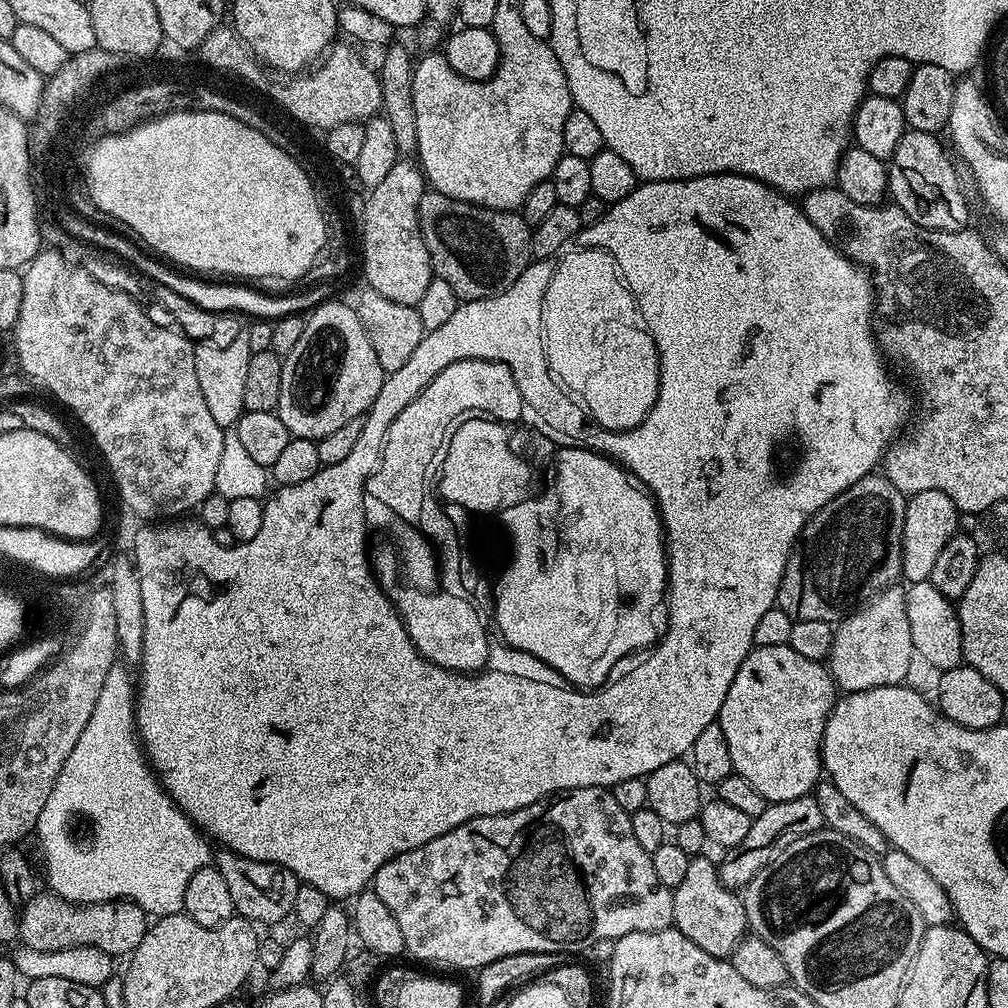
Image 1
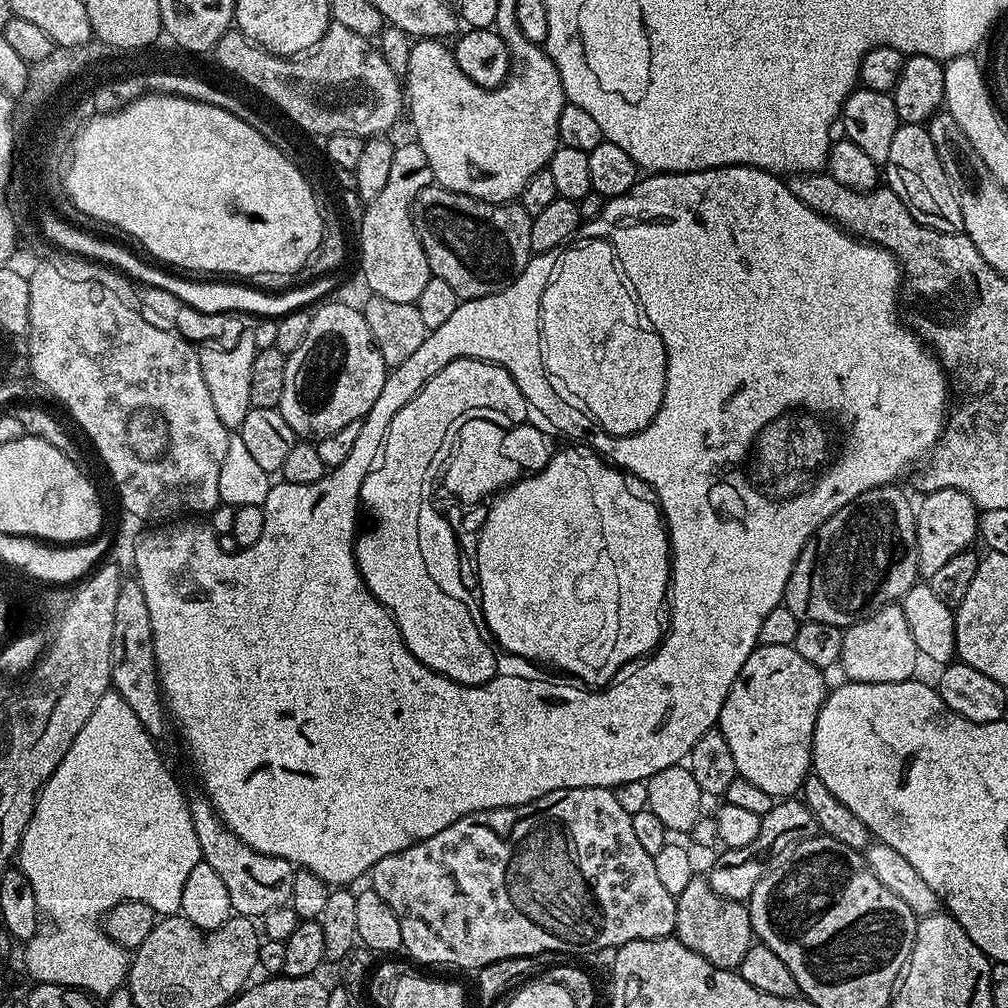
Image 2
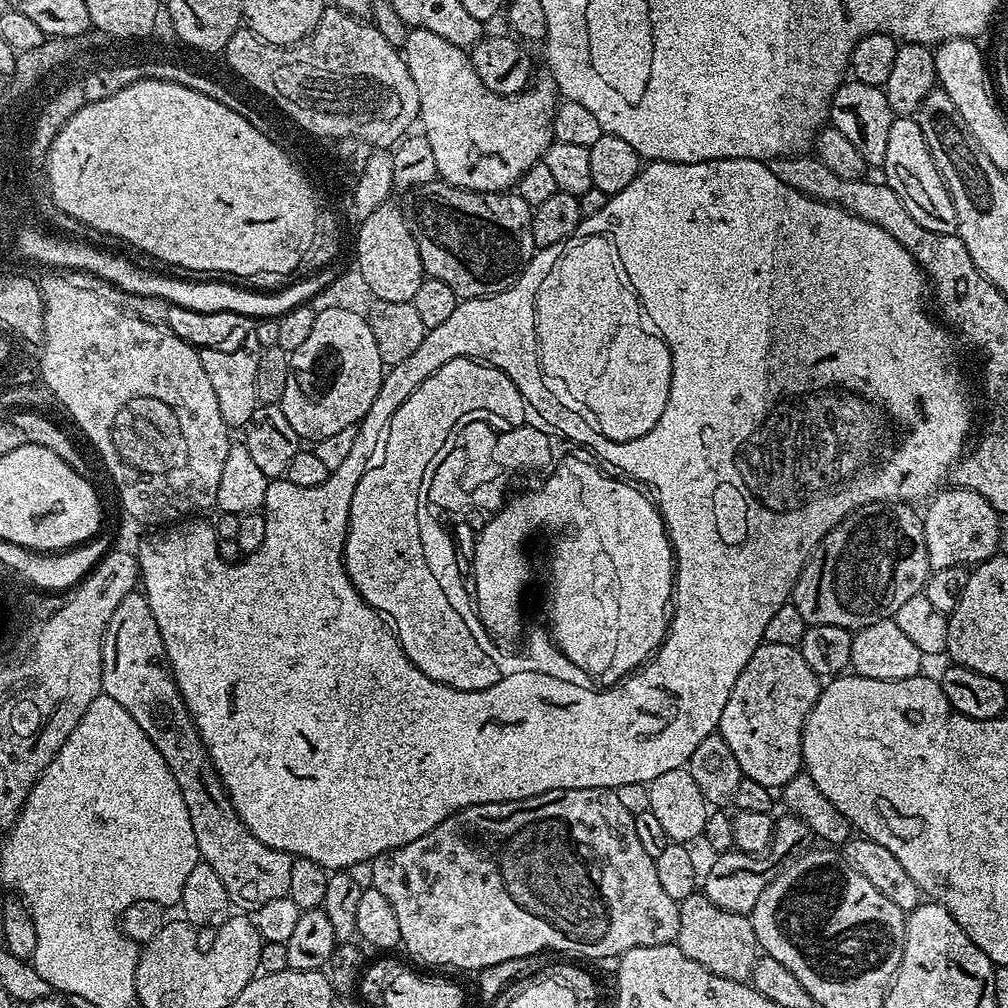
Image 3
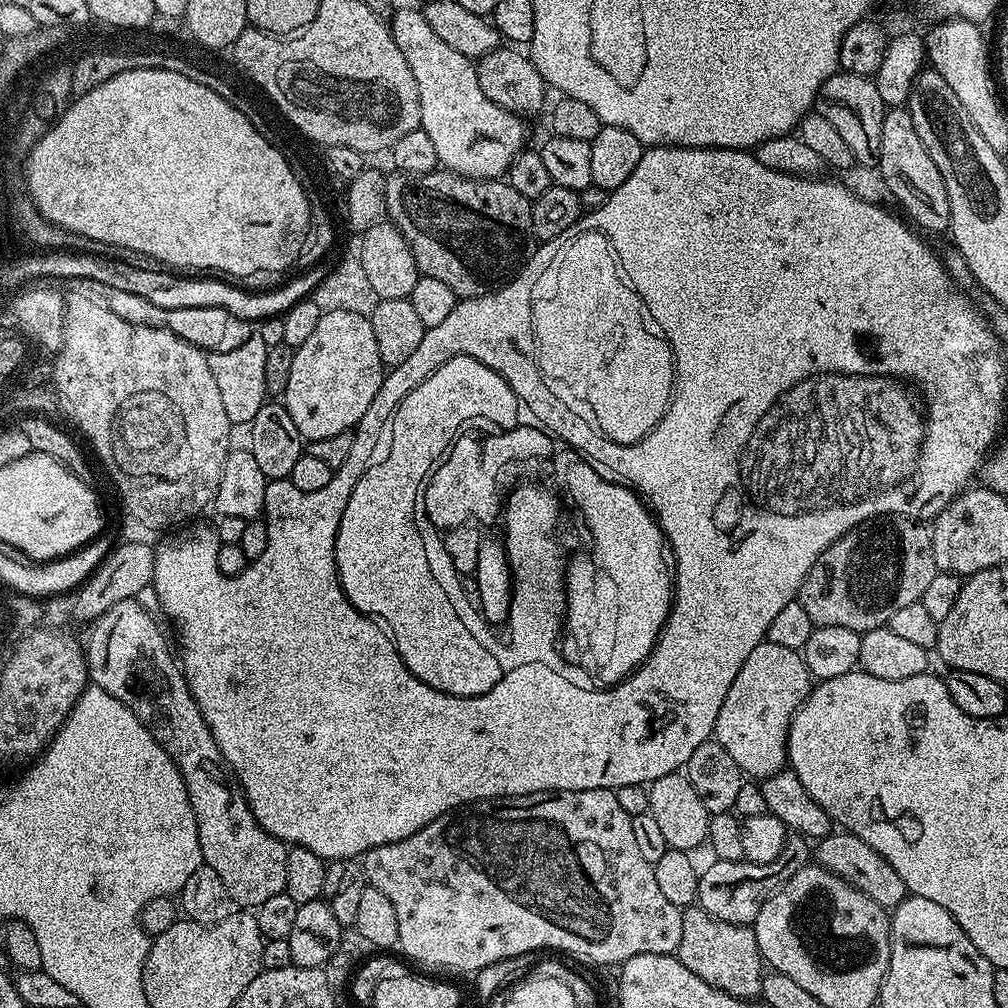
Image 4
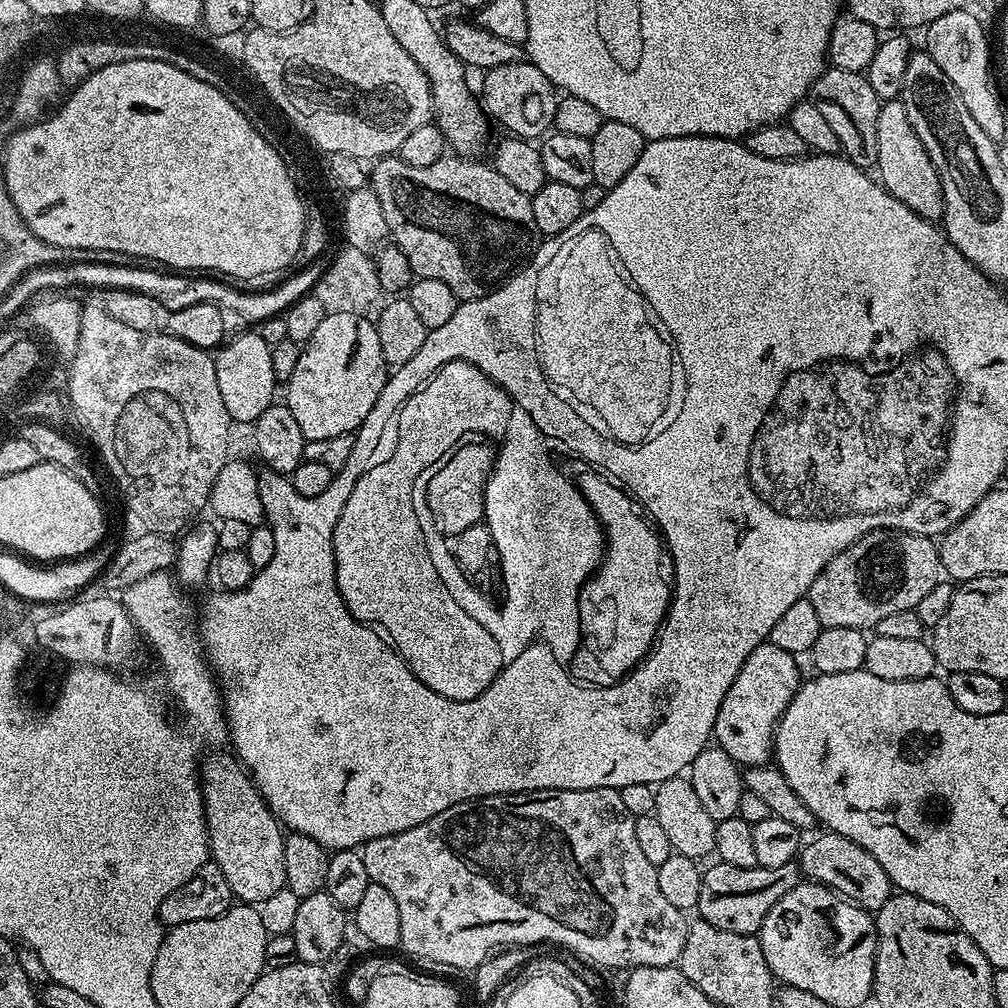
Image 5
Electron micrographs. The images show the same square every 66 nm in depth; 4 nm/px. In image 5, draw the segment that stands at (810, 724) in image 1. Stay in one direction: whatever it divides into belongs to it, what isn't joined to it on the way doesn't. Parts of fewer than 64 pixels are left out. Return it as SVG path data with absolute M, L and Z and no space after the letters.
M762 643L748 655L746 662L742 662L738 678L734 678L730 690L726 690L722 706L718 706L714 740L737 764L766 764L773 759L776 726L802 683L796 660L793 653Z

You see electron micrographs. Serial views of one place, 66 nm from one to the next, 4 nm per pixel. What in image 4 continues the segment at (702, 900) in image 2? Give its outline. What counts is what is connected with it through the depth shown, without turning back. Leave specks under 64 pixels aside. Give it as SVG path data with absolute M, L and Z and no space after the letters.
M699 906L685 908L682 911L682 942L676 947L675 955L686 970L693 971L702 982L710 982L710 986L726 994L740 1000L752 1000L760 995L766 965L758 950L755 927L722 922Z

